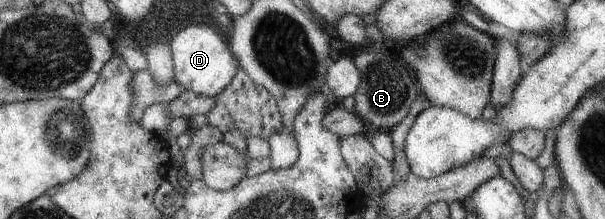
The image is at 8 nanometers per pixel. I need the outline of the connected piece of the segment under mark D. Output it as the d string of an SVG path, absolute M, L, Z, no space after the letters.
M212 23L208 25L191 24L169 41L173 61L173 80L182 89L196 93L196 95L214 97L230 83L238 65L236 65L235 57L232 57L233 53L228 51L229 45L226 45L228 40L224 40L224 36L220 34L220 30Z

